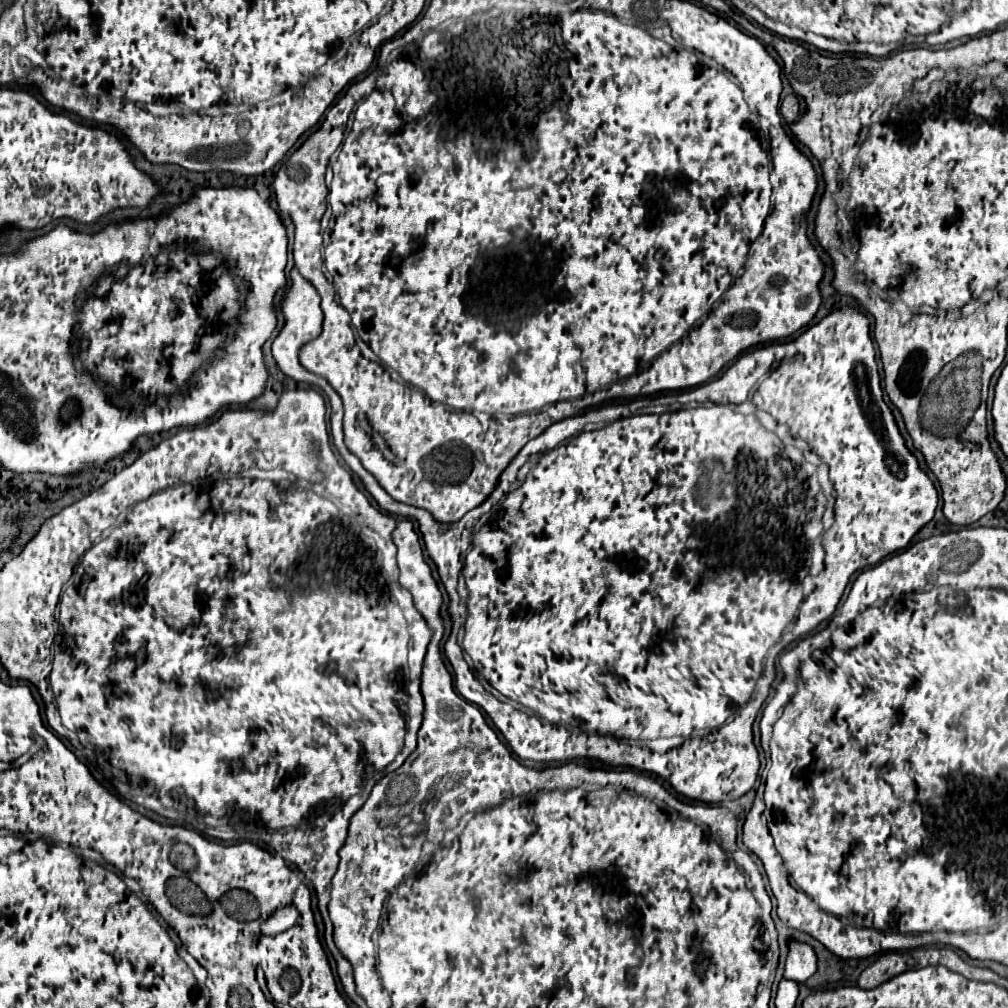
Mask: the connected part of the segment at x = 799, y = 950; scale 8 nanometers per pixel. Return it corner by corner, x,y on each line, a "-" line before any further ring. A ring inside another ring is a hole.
792,941
786,957
784,977
796,983
804,983
816,971
816,953
810,945
802,941

